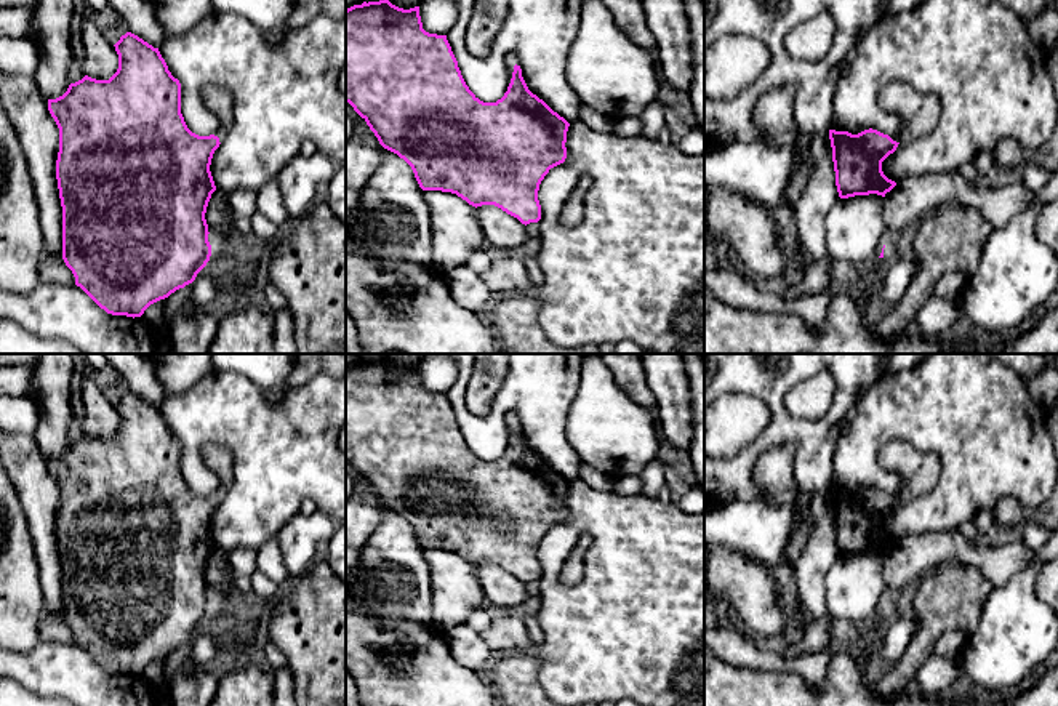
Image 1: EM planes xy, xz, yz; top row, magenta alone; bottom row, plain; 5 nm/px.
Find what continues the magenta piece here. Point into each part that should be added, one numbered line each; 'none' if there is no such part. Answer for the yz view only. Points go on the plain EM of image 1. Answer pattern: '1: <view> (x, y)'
1: yz (917, 471)

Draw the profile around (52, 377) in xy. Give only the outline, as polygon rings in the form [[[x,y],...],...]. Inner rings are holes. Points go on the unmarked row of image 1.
[[[38,354],[37,363],[32,367],[30,395],[40,405],[34,437],[46,458],[62,455],[70,443],[74,368],[72,354]]]

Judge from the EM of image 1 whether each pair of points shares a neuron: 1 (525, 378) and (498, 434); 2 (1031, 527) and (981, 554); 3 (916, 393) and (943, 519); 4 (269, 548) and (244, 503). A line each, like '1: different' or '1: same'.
1: same
2: different
3: same
4: different

